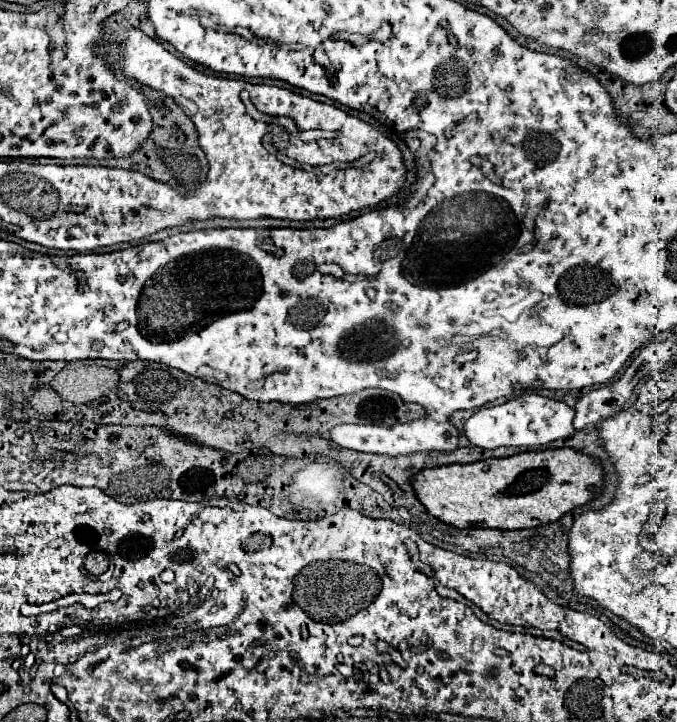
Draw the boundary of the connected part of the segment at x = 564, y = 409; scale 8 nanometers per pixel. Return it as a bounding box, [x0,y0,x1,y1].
[464,394,574,448]

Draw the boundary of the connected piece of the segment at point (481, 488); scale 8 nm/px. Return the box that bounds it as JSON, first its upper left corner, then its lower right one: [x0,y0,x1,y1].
[410,448,602,530]

